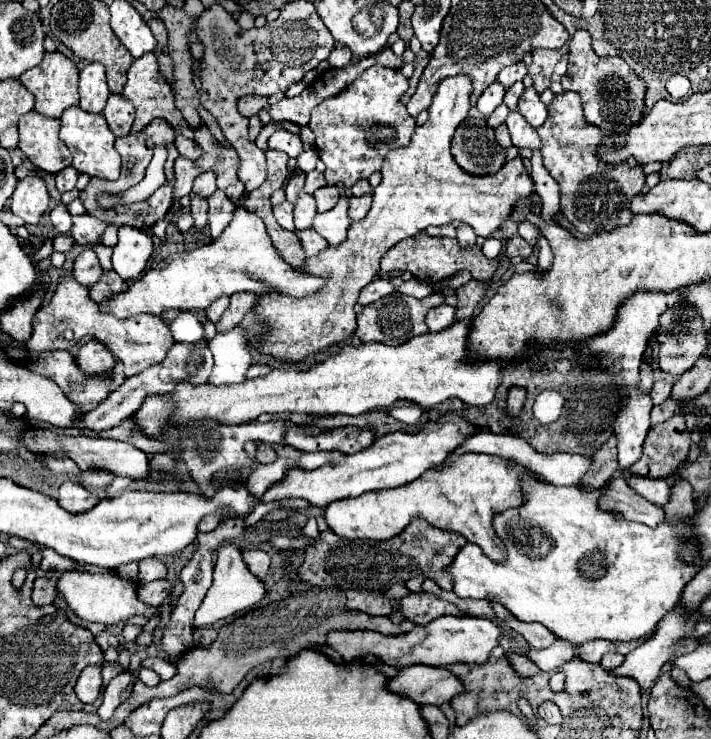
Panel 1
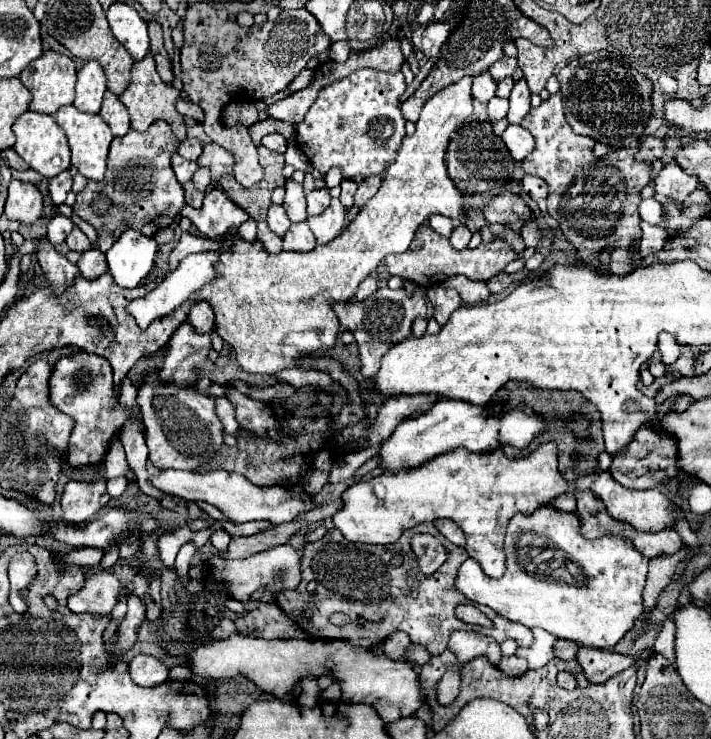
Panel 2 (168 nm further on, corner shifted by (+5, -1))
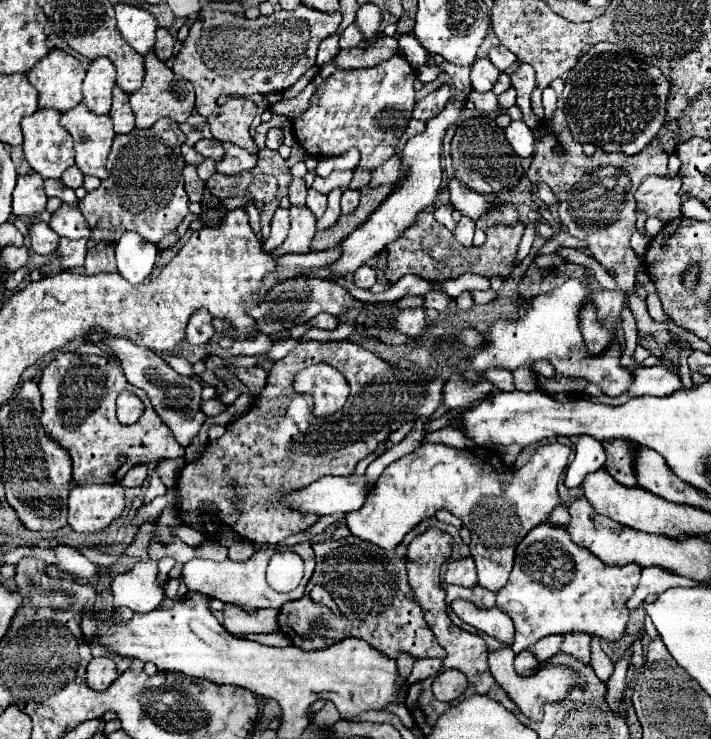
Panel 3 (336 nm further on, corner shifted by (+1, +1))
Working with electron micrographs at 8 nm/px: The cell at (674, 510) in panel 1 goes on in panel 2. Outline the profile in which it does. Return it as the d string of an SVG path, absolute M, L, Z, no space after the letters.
M683 547L679 553L675 555L665 555L665 557L655 557L649 561L649 573L647 573L647 585L643 591L643 617L649 617L649 613L653 611L659 593L669 585L669 581L673 579L673 571L677 567L677 563L685 557L685 553L693 551L689 547Z

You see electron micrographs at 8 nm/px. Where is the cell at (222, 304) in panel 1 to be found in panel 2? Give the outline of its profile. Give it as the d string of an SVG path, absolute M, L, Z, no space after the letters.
M199 301L191 307L189 311L189 317L187 317L187 323L193 325L193 329L197 333L207 333L213 329L213 311L211 311L211 305L205 303L205 301Z

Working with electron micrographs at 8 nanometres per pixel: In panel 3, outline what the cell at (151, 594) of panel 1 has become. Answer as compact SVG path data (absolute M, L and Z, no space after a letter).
M105 653L101 657L93 657L89 667L87 667L87 685L91 689L107 689L115 679L117 679L117 665L115 665L117 655Z

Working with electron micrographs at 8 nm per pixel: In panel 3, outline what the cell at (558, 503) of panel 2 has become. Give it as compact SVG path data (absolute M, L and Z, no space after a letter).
M559 505L553 509L553 513L547 519L551 525L565 525L569 523L569 509L565 505Z

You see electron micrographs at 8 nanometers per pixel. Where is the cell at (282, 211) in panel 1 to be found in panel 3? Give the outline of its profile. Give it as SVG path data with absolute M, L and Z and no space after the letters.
M277 209L271 221L271 235L269 239L263 243L265 251L275 251L285 239L287 239L287 231L289 231L289 209Z

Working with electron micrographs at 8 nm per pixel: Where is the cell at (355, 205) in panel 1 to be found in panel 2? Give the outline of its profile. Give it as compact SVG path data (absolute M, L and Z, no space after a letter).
M383 173L365 177L365 179L363 179L363 183L361 183L361 185L359 185L359 189L357 189L355 205L359 205L359 207L361 207L361 205L365 205L365 203L369 201L369 197L373 197L373 195L377 193L377 189L379 189L381 181L383 181Z

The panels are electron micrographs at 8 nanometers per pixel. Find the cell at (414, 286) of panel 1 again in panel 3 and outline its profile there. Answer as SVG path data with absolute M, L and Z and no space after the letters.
M361 265L361 267L355 271L353 279L355 279L353 283L355 283L359 289L371 289L371 287L377 283L375 271L373 271L369 265Z

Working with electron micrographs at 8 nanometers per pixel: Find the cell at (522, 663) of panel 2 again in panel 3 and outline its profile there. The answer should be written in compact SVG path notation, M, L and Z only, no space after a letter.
M525 649L525 651L521 651L521 653L515 657L515 671L517 671L519 675L529 677L529 675L533 675L537 669L539 669L539 661L537 661L537 657L533 655L533 651Z

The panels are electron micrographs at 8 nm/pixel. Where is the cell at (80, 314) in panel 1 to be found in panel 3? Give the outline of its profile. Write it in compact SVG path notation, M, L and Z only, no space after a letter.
M35 223L29 227L29 237L31 237L31 249L39 255L53 255L57 251L59 235L51 231L47 223Z

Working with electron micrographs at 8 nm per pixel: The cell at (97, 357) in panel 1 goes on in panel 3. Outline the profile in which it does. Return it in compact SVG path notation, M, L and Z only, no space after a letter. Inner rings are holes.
M75 351L59 353L59 355L43 369L43 375L41 375L41 379L39 379L39 389L41 389L41 393L43 393L43 415L41 415L41 423L43 423L43 427L47 429L47 433L49 433L53 439L57 439L57 441L69 451L69 455L71 455L71 459L73 459L73 479L75 479L75 483L79 483L79 485L91 485L91 483L119 483L119 481L125 477L125 473L127 473L133 465L139 465L139 463L157 463L159 459L165 459L165 457L183 457L183 455L185 455L185 449L181 449L181 447L177 445L177 441L173 439L169 427L163 425L161 419L157 417L157 413L153 411L153 407L151 407L151 403L149 403L145 391L133 387L133 385L125 379L125 373L121 371L121 363L119 363L117 359L105 359L105 357L99 357L99 355L83 355L83 353L75 353ZM121 391L137 393L137 397L139 397L139 399L143 401L143 405L145 405L143 415L141 415L139 421L133 423L133 425L121 425L121 423L117 421L117 417L115 417L115 399L117 399L117 395L119 395Z

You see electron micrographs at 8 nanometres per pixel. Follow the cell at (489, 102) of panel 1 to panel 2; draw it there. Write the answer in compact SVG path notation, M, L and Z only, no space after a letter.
M487 71L473 77L473 97L481 103L489 103L489 99L495 95L495 87L497 83Z

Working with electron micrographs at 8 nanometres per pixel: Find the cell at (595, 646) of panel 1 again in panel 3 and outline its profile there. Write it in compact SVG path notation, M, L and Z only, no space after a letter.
M549 635L549 637L541 639L541 641L537 641L531 647L531 651L535 653L537 661L545 661L551 655L557 655L561 651L561 643L563 643L563 635Z

